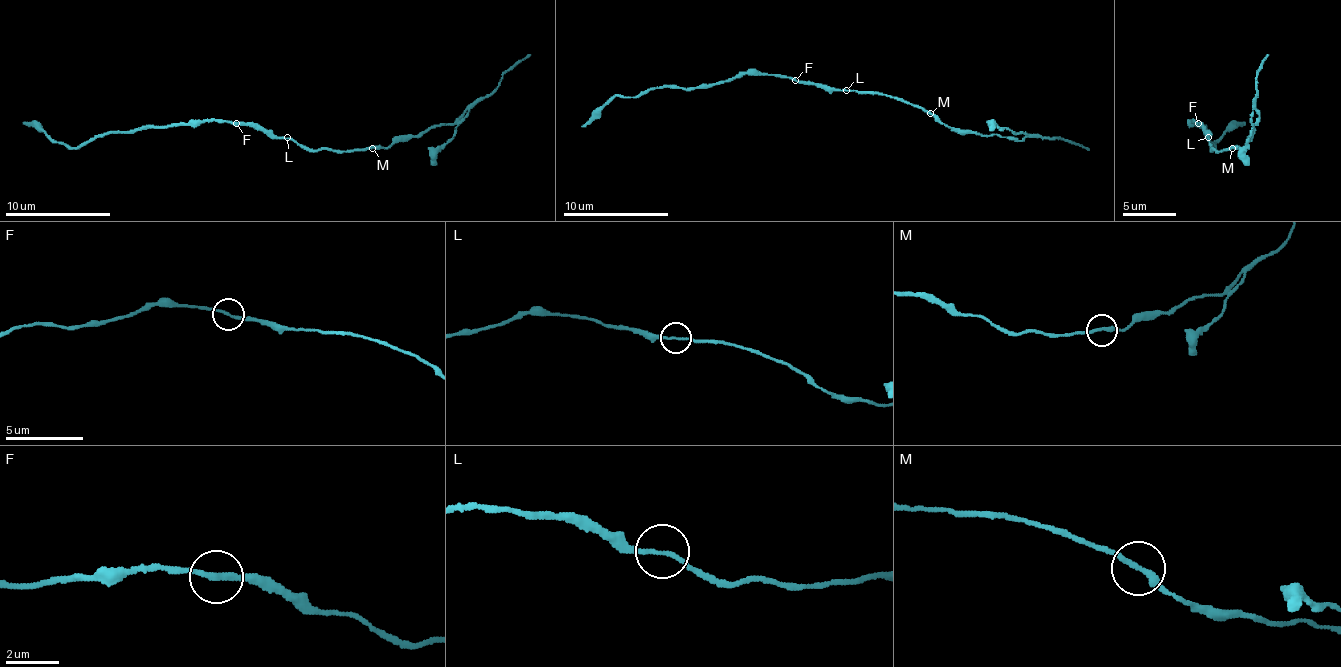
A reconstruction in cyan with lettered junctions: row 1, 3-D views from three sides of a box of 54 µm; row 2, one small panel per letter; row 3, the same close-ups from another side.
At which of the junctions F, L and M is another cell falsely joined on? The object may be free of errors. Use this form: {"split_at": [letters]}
{"split_at": ["F"]}

